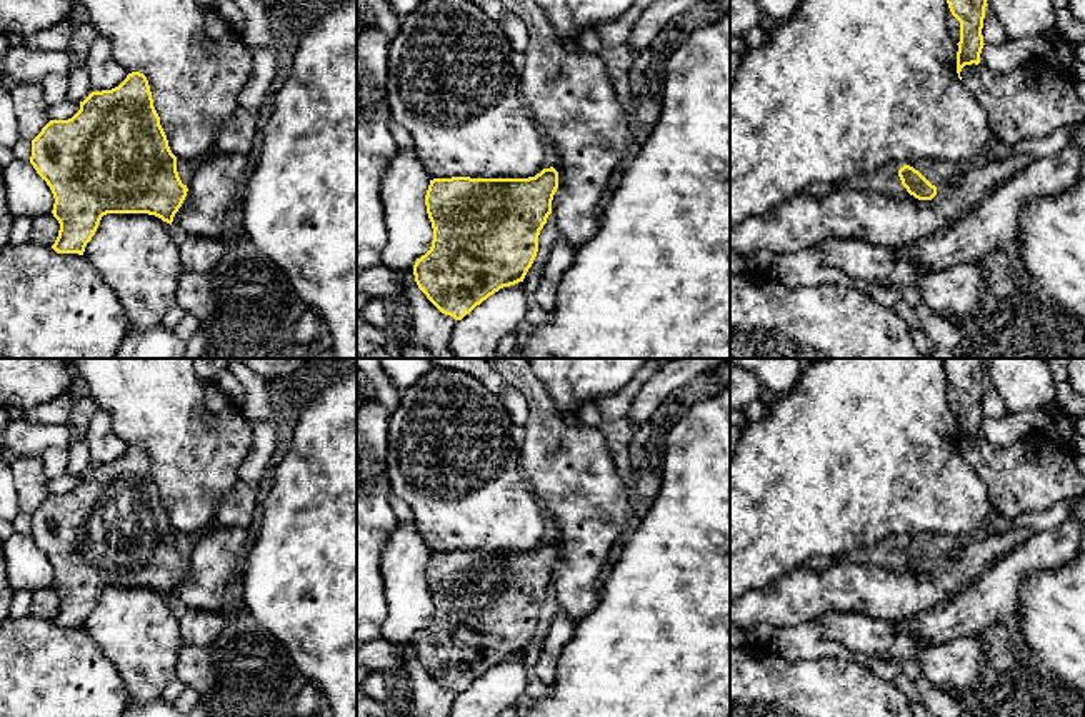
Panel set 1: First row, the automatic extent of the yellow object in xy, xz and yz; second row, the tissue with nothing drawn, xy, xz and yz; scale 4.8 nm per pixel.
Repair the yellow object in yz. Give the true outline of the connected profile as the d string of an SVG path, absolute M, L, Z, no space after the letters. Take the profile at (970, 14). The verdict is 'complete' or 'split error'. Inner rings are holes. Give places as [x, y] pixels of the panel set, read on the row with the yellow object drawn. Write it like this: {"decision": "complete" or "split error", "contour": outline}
{"decision": "complete", "contour": "M947 0L947 3L952 15L960 22L960 42L957 43L958 45L957 73L958 78L962 80L960 72L965 65L980 63L980 53L985 45L982 28L983 28L987 0Z"}

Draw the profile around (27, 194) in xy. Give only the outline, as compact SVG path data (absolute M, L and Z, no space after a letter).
M13 160L3 168L7 205L13 218L52 213L53 193L30 162Z

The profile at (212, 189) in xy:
M213 152L202 158L173 217L175 233L222 238L247 165L242 153Z

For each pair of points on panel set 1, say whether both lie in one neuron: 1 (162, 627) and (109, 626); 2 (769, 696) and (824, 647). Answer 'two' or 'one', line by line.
1: one
2: two

